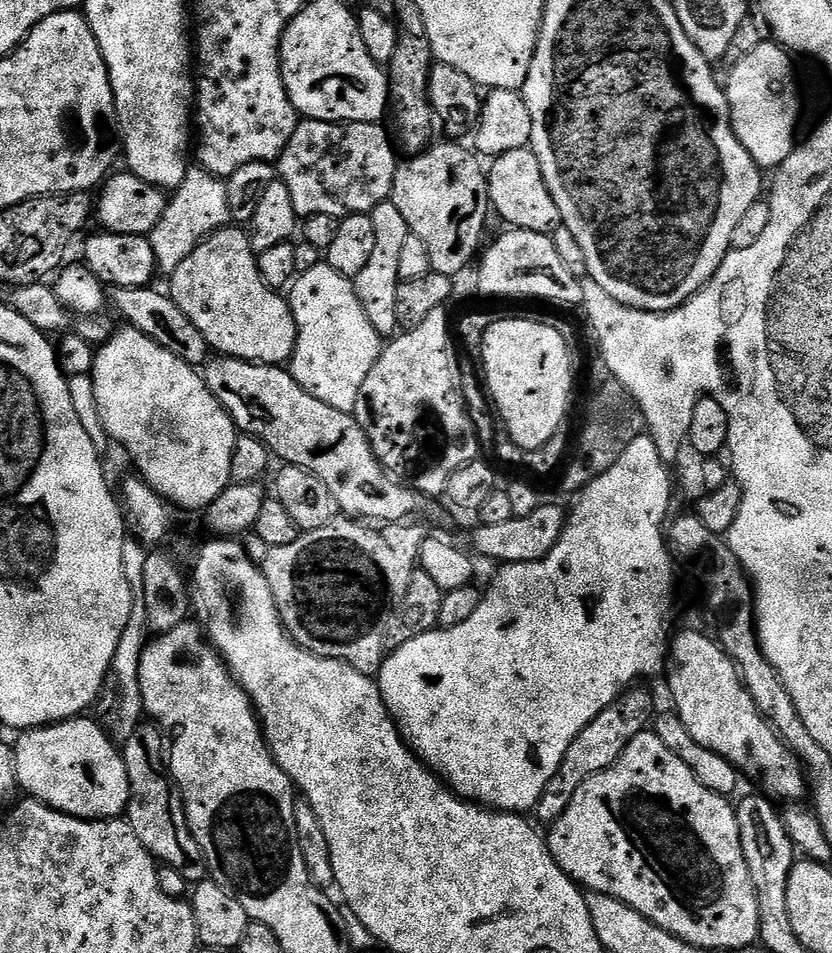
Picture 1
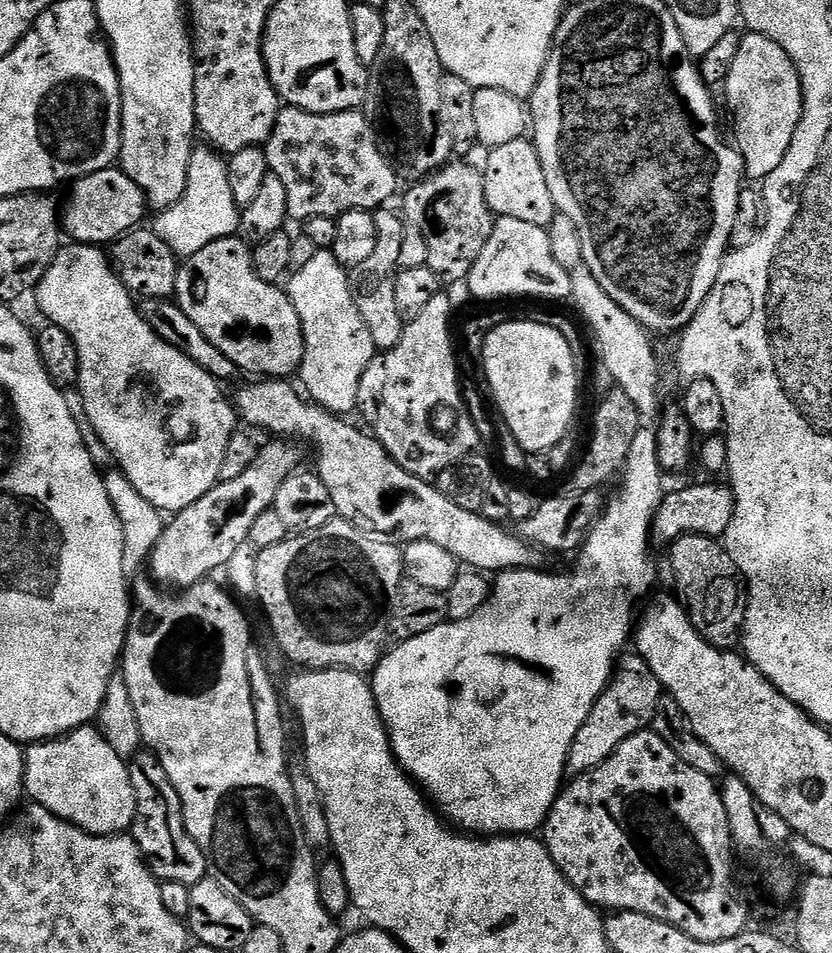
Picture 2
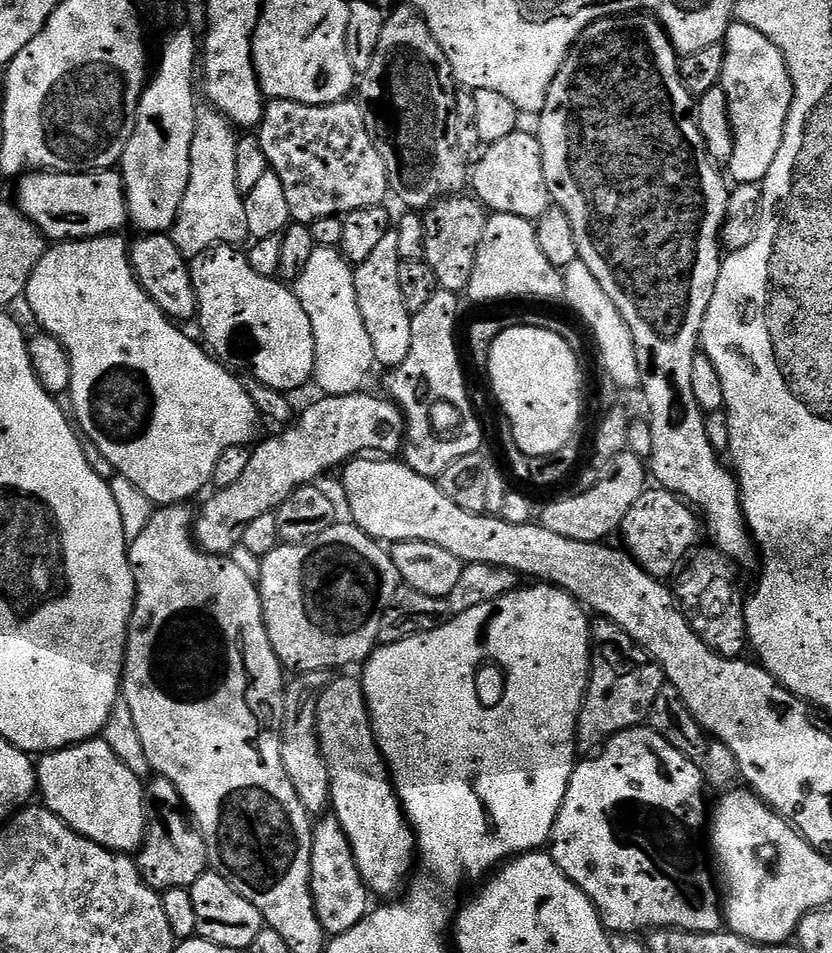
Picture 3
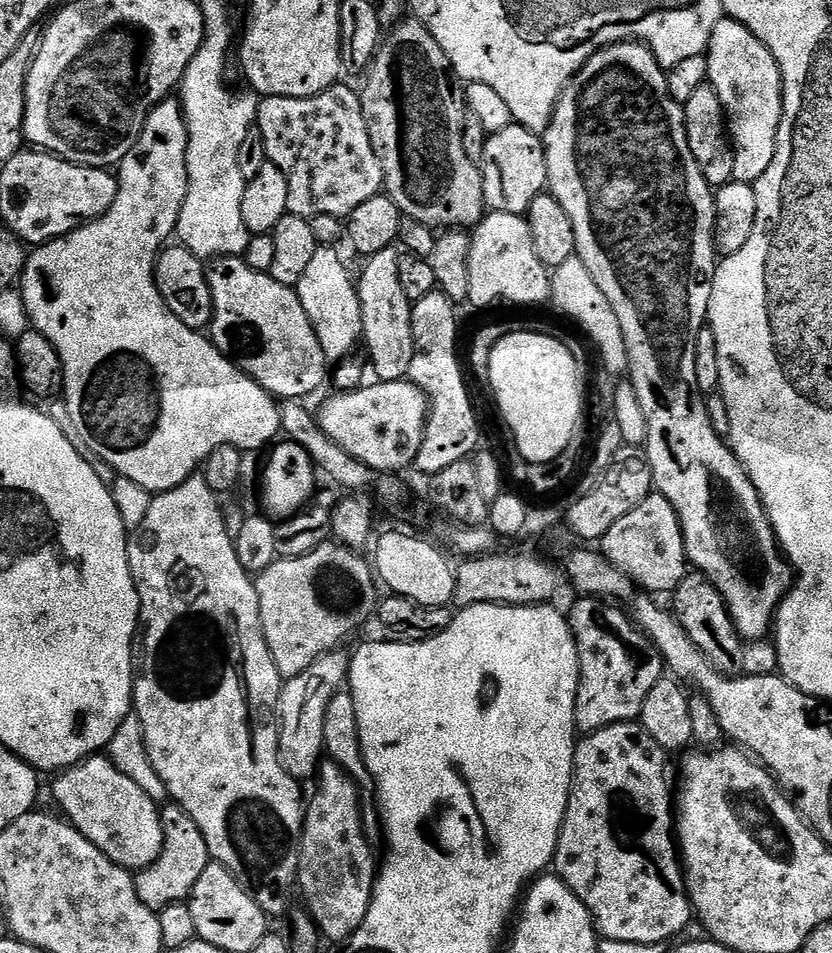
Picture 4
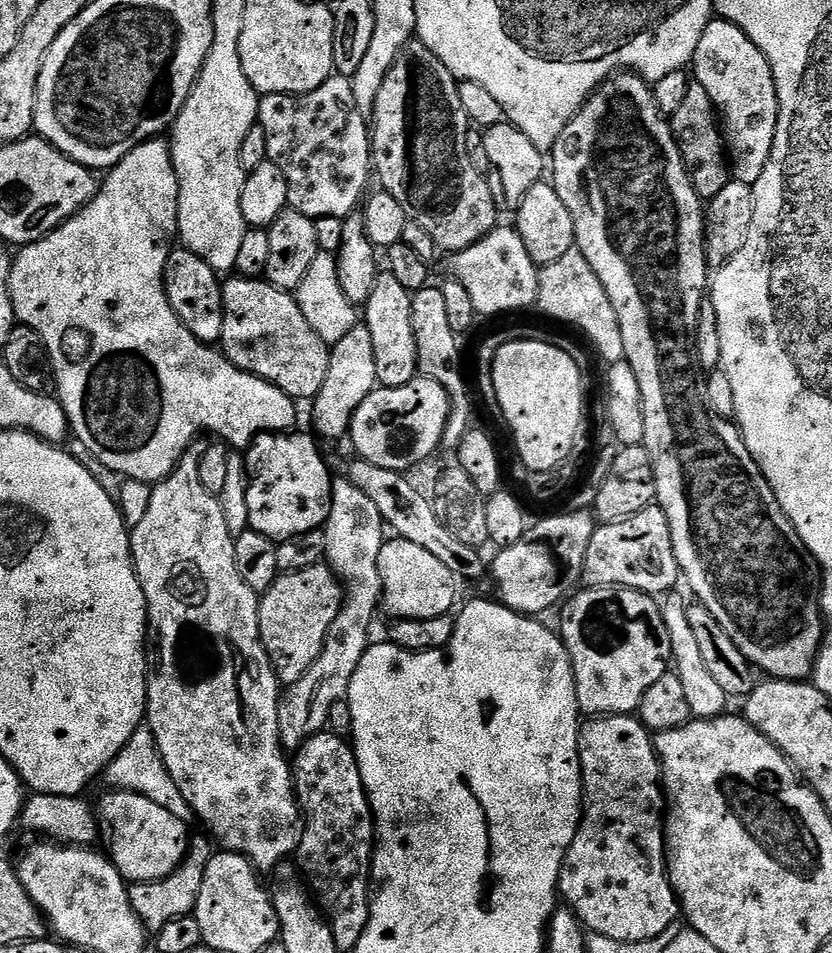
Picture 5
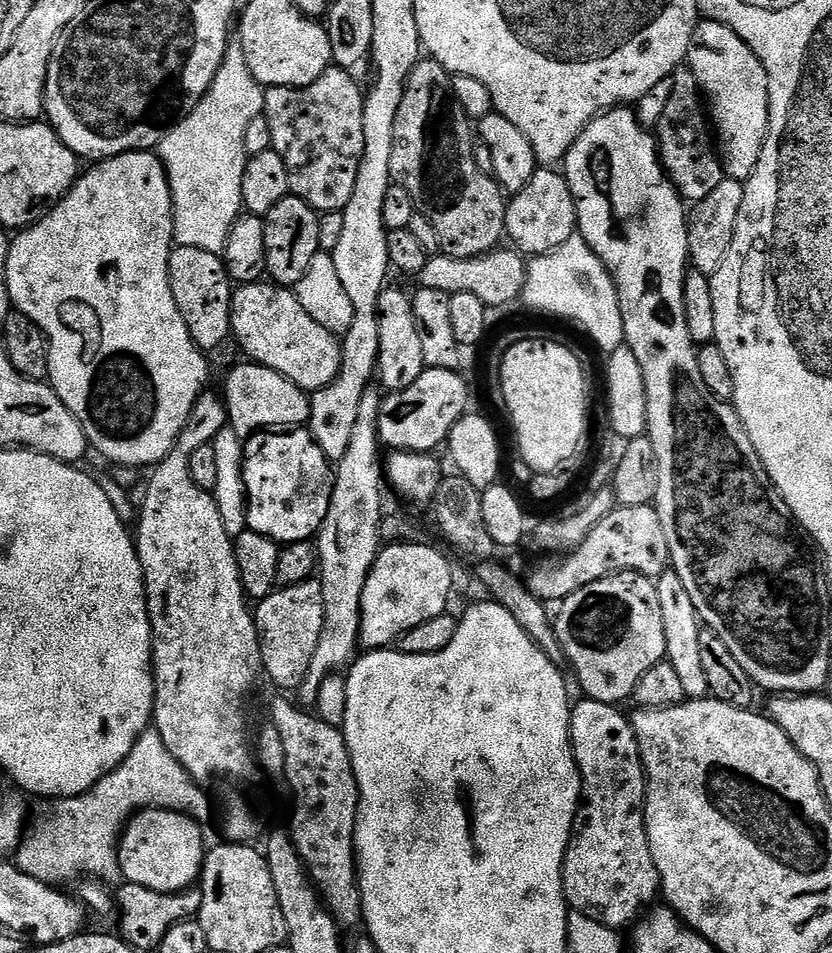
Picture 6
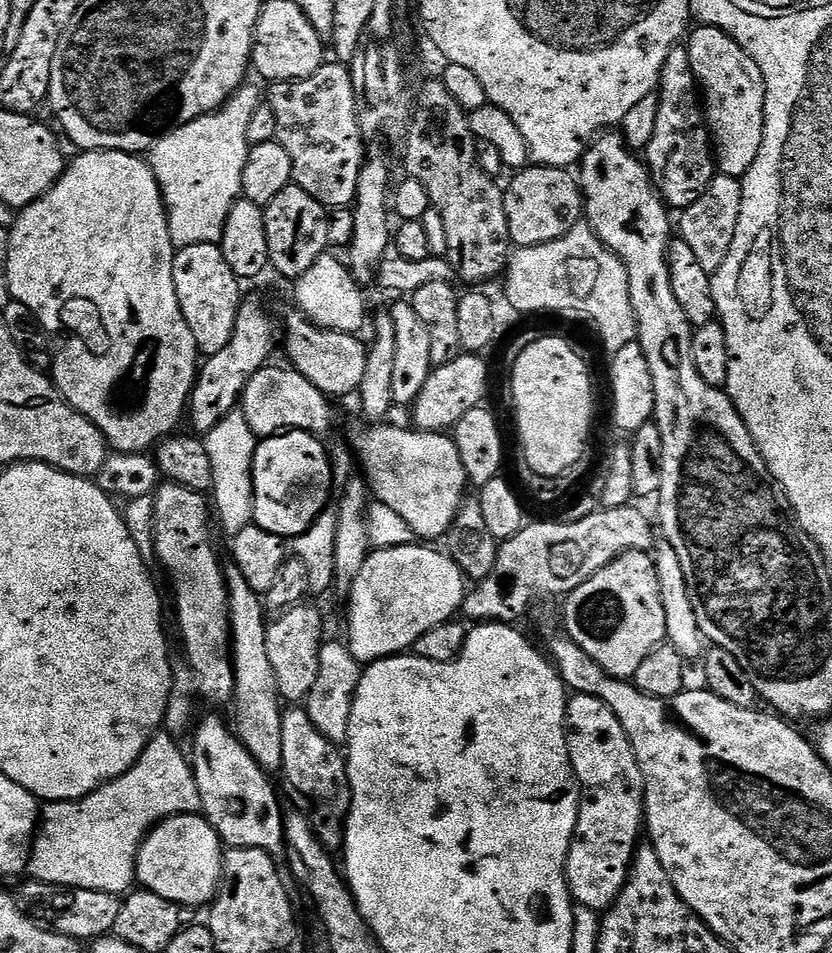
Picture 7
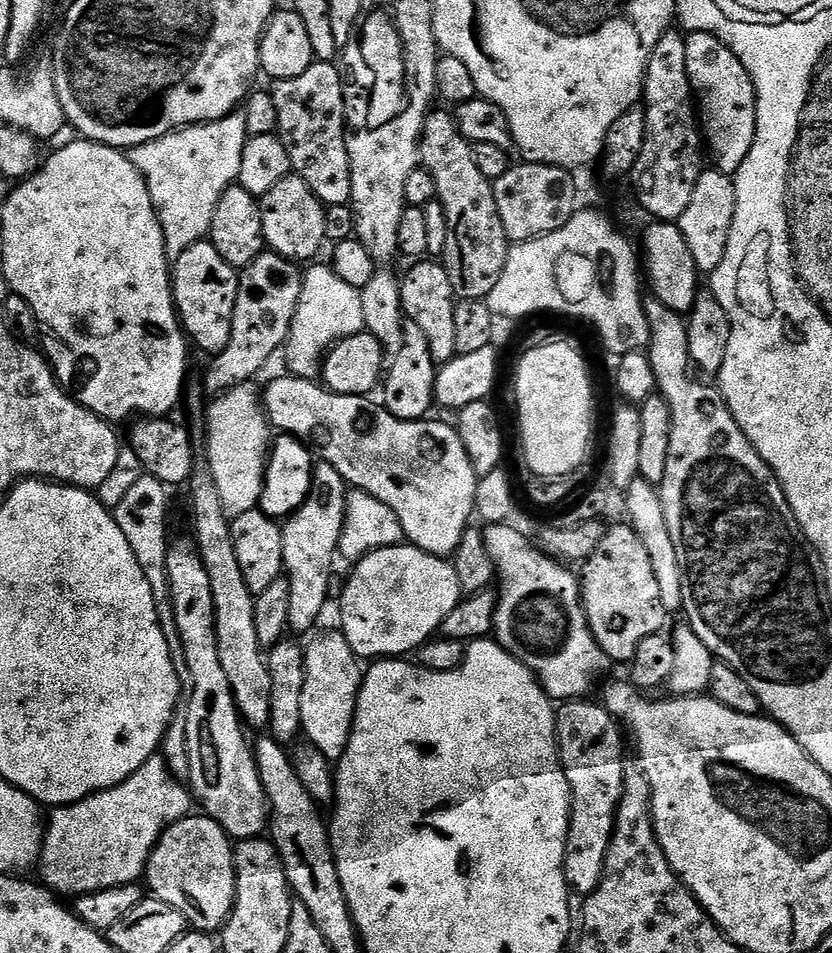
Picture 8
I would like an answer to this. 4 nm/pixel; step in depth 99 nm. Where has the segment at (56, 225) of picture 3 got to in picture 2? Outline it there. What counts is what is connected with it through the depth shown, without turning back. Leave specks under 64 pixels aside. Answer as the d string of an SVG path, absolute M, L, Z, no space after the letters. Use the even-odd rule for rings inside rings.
M113 166L84 176L71 185L70 191L68 201L62 204L62 228L67 235L68 232L72 235L71 239L77 244L108 246L145 223L144 212L149 211L148 199L119 167Z

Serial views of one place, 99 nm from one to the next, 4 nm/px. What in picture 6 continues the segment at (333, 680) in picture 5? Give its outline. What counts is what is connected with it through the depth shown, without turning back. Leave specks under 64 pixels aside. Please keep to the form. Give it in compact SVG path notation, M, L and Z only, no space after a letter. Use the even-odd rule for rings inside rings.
M368 387L358 405L358 422L354 426L354 435L350 437L350 446L346 446L345 457L334 468L329 512L318 533L318 583L324 594L324 625L318 638L318 650L314 650L306 678L298 689L299 703L304 706L315 705L324 681L353 663L360 644L362 594L376 554L382 547L380 526L386 512L384 496L380 493L380 480L382 484L386 476L382 456L380 460L381 407L381 389Z

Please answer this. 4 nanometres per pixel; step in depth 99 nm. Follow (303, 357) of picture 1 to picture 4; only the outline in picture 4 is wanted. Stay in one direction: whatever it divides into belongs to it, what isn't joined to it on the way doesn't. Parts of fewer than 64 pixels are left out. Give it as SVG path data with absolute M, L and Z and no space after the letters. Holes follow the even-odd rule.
M332 246L317 247L314 258L306 266L302 278L294 286L296 297L302 302L302 310L306 310L306 318L310 318L310 326L314 326L314 334L318 334L318 346L322 346L322 354L330 362L349 359L352 352L361 343L362 306L356 293L357 281L348 273L342 257Z

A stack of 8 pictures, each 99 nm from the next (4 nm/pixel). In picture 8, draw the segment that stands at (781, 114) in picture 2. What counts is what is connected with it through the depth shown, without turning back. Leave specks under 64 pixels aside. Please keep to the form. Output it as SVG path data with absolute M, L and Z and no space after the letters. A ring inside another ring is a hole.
M688 32L686 36L686 74L698 109L698 123L706 141L706 152L720 172L735 177L746 162L756 137L756 87L746 74L746 66L717 36L710 32Z

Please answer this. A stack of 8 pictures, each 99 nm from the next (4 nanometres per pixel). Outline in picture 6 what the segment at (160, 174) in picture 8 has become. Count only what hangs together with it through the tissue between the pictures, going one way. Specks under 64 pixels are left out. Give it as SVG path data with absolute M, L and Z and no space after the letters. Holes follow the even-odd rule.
M238 42L229 43L224 65L210 90L185 120L179 120L160 143L158 155L172 191L172 230L179 246L194 246L220 254L234 222L242 214L242 178L246 126L264 110L265 89L250 74L246 54Z

